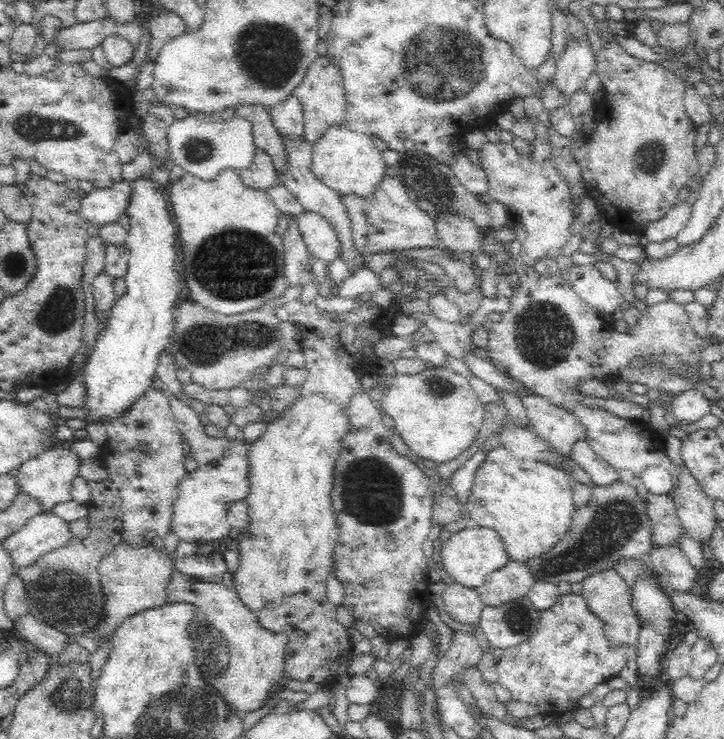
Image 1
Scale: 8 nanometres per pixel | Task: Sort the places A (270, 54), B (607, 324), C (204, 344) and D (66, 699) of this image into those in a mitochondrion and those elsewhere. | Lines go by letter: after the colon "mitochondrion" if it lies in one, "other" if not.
A: mitochondrion
B: other
C: mitochondrion
D: mitochondrion

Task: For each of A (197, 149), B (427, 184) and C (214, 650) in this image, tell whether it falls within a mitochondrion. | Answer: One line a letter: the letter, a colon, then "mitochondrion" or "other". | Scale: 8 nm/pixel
A: mitochondrion
B: mitochondrion
C: mitochondrion

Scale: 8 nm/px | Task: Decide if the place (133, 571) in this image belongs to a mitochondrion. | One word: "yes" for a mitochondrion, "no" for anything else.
no

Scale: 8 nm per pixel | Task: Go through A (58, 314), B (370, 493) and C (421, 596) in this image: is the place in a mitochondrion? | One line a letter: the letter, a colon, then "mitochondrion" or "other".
A: mitochondrion
B: mitochondrion
C: other

